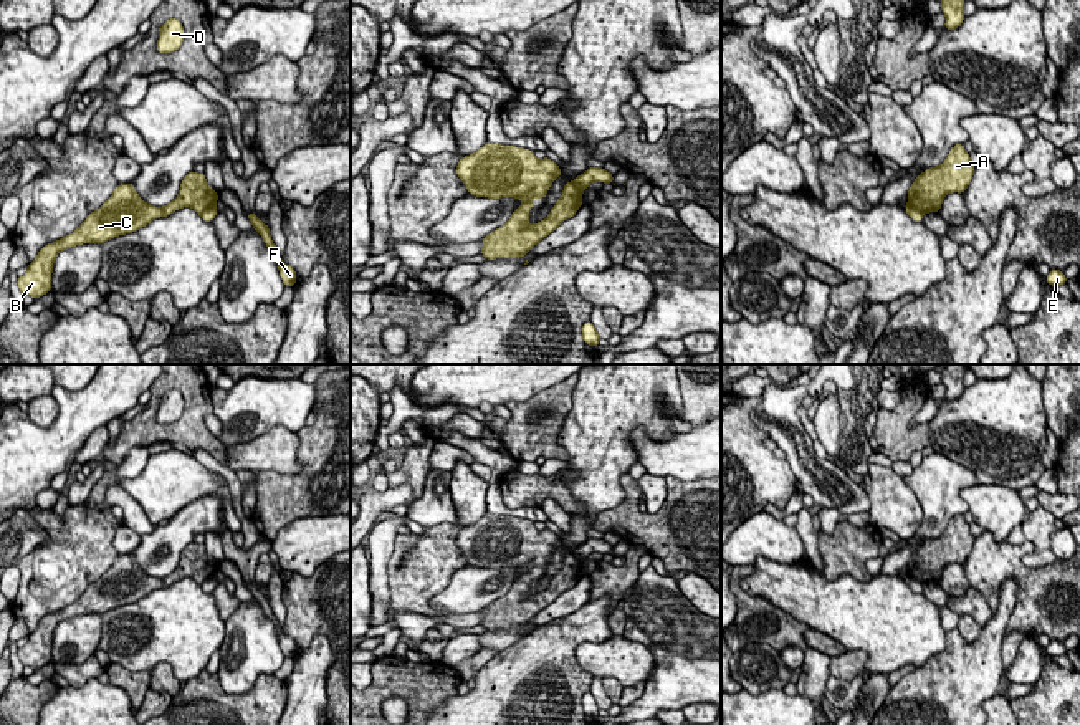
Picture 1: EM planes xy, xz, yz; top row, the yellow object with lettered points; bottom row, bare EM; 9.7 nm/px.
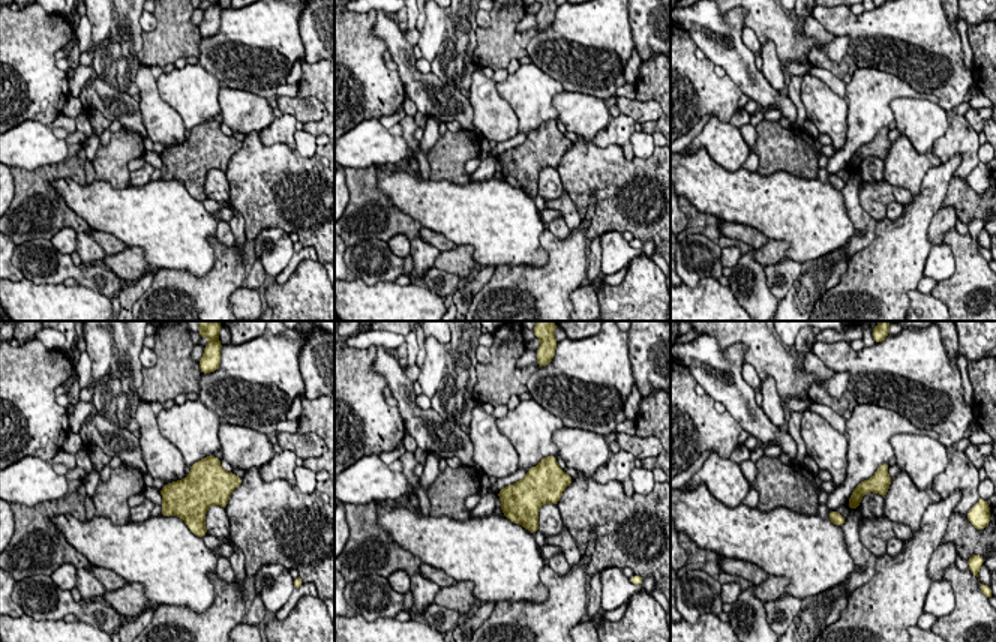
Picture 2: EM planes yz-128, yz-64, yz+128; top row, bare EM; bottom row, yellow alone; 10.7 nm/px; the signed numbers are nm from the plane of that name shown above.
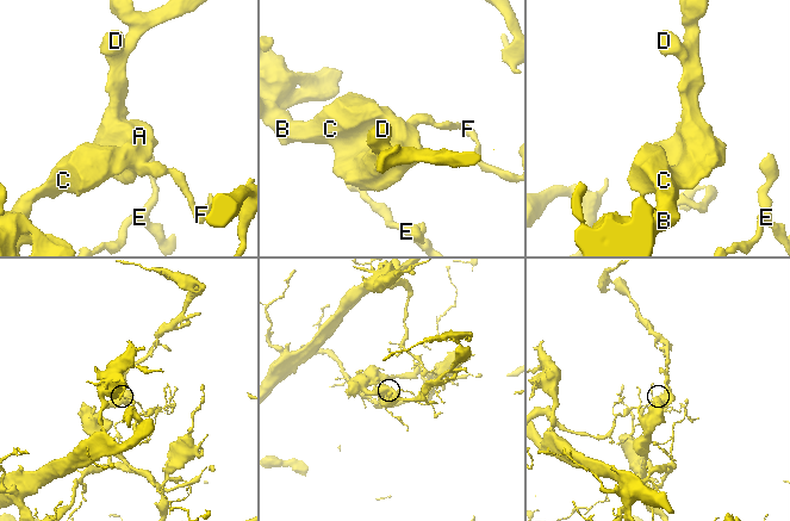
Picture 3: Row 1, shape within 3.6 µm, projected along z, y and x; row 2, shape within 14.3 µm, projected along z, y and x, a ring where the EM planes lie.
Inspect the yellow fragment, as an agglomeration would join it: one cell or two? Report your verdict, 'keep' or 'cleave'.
cleave

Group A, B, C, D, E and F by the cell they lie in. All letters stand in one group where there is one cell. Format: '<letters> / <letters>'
A B C D / E F

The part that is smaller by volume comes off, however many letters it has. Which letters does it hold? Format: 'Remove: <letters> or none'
Remove: E, F

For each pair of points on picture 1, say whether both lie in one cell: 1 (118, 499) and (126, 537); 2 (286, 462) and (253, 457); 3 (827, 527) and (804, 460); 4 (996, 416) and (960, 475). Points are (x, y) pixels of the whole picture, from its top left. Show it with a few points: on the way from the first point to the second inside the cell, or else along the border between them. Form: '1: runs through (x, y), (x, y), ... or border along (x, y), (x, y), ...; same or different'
1: border along (123, 522), (139, 535); different
2: runs through (278, 457), (262, 457); same
3: border along (822, 507), (832, 507), (841, 513); different
4: border along (933, 451), (965, 465), (979, 482); different

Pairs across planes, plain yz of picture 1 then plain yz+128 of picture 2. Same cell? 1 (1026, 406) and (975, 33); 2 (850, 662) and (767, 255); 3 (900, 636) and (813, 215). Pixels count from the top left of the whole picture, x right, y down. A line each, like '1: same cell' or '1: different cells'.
1: different cells
2: same cell
3: same cell

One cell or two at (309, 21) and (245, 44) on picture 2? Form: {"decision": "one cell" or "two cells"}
{"decision": "one cell"}

